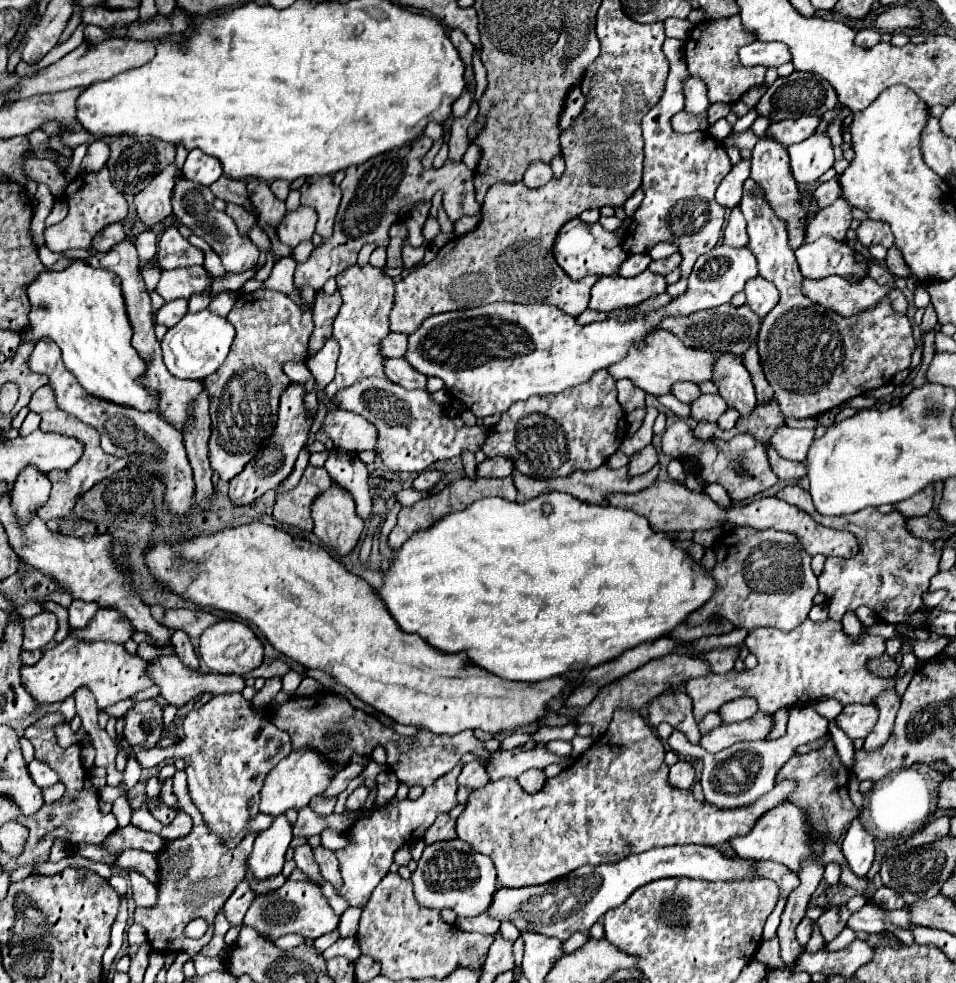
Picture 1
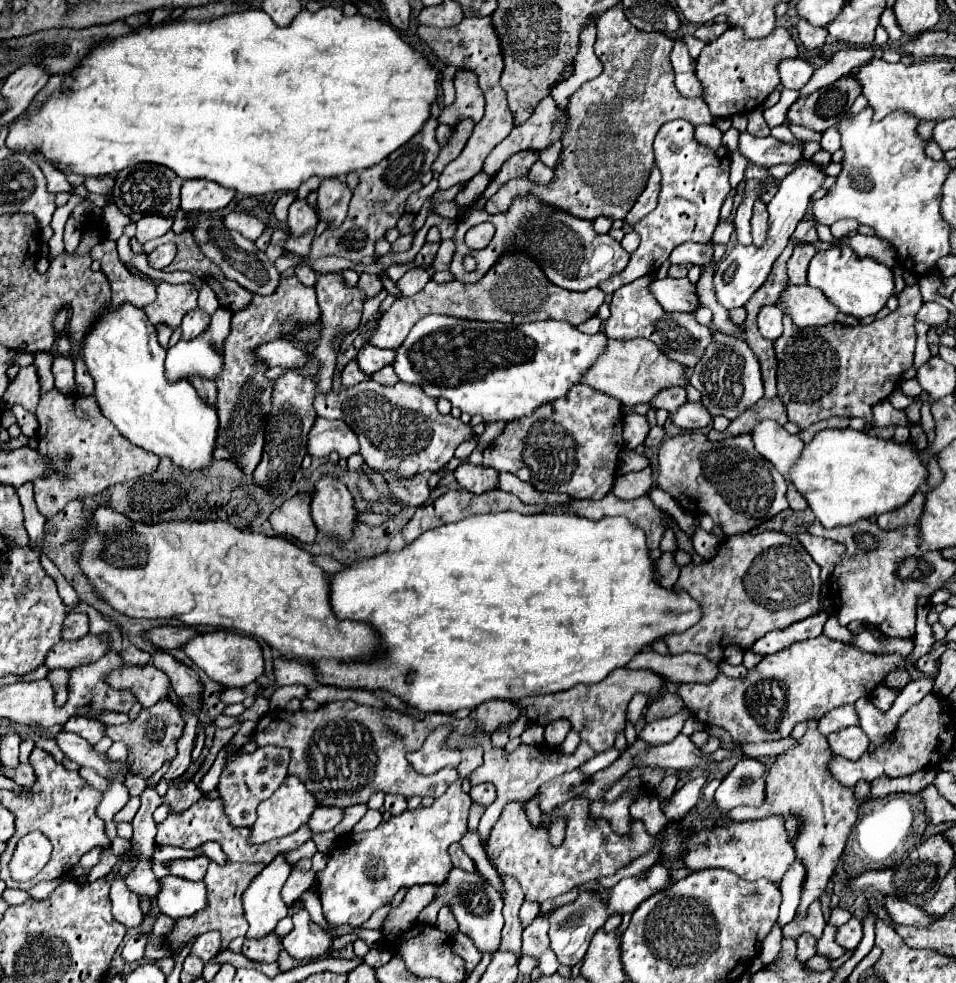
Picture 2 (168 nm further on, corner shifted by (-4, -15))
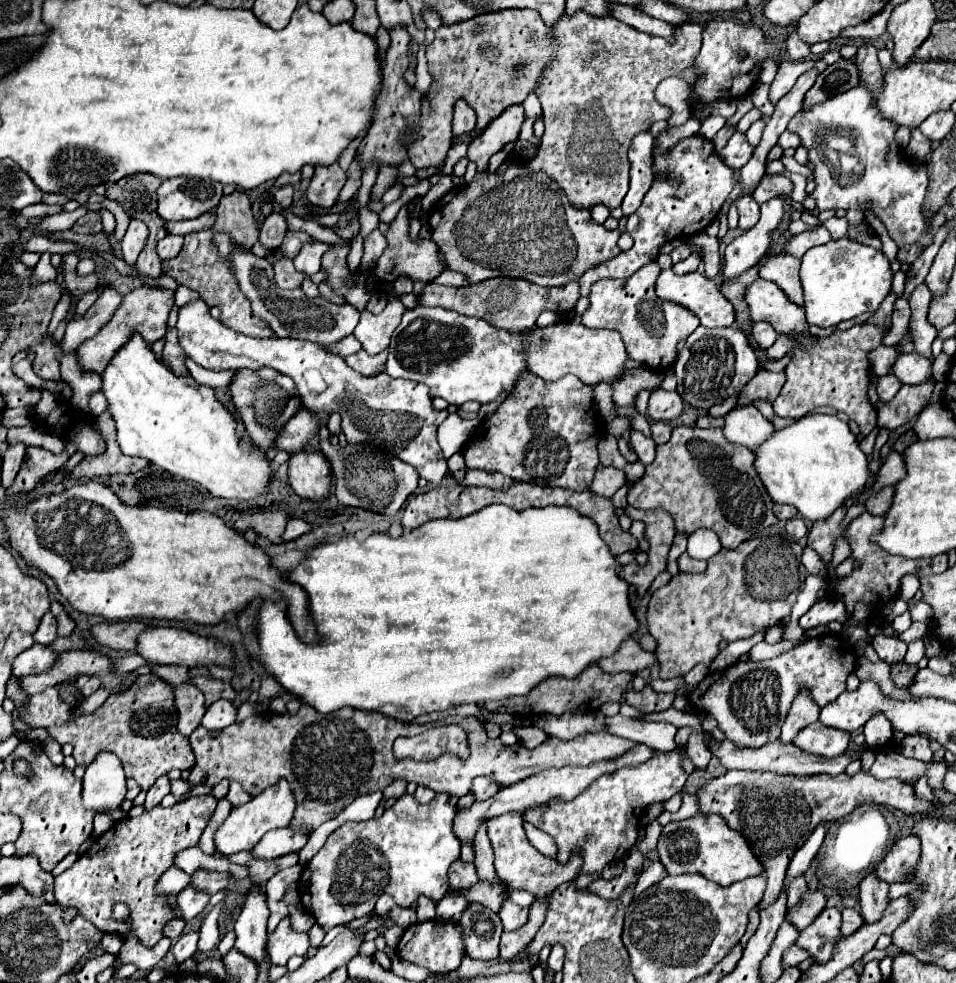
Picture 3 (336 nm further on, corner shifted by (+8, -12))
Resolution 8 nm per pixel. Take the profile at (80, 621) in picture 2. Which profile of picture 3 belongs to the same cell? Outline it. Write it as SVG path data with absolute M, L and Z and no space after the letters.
M48 611L48 613L42 617L42 621L40 621L40 625L38 625L36 633L34 633L34 641L40 643L40 645L50 645L54 639L56 639L56 619L54 619L54 615Z

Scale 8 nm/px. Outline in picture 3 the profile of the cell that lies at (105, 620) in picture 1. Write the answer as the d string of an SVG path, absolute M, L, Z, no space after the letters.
M34 643L24 653L20 653L20 657L16 657L16 661L12 665L12 675L24 677L24 675L32 675L32 673L42 673L52 667L52 661L56 659L56 655L58 653L54 653L50 647Z

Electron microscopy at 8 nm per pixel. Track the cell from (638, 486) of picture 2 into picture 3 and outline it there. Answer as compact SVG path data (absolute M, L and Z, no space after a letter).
M598 465L596 473L594 473L594 479L592 479L592 485L590 485L590 491L600 495L600 497L610 499L624 483L626 483L626 477L620 469Z

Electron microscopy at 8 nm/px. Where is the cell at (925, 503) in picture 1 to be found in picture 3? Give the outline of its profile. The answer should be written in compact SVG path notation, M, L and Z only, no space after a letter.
M888 485L888 487L882 487L880 491L868 495L868 499L864 501L866 505L866 511L872 513L872 515L884 515L892 503L892 495L894 495L894 489Z

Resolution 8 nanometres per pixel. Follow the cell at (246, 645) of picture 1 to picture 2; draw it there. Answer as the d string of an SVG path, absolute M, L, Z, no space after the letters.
M216 630L216 632L206 632L196 636L194 640L184 644L184 652L198 668L202 668L214 682L218 682L224 688L248 686L250 682L258 680L264 672L264 658L262 658L260 644L250 636L232 634L226 630Z

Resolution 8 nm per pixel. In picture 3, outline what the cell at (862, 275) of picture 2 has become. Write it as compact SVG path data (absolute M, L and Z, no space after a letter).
M848 237L812 247L802 257L800 269L808 323L818 327L836 327L840 321L854 319L856 315L874 313L890 295L892 277L894 271L882 251L854 243Z

